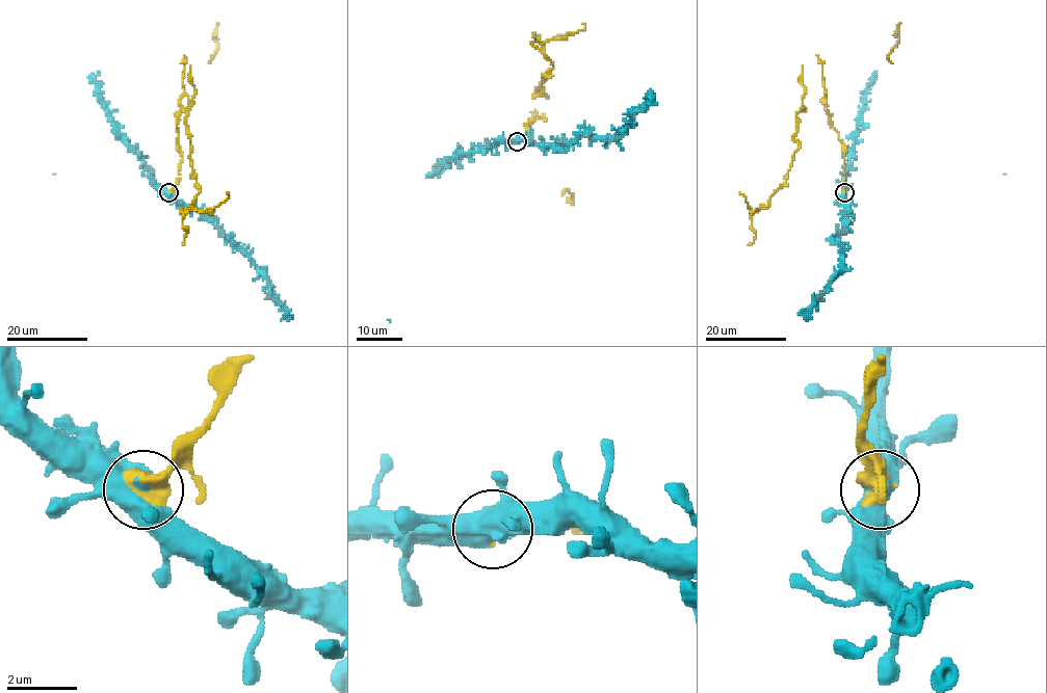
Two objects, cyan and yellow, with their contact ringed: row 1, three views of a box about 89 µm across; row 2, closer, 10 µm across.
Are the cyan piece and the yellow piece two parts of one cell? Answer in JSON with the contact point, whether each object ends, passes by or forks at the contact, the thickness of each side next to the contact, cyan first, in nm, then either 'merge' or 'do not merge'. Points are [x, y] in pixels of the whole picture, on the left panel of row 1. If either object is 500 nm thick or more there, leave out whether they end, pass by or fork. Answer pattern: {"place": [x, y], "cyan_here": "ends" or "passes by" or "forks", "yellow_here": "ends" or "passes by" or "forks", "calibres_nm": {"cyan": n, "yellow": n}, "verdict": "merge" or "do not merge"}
{"place": [168, 192], "calibres_nm": {"cyan": 700, "yellow": 750}, "verdict": "do not merge"}

